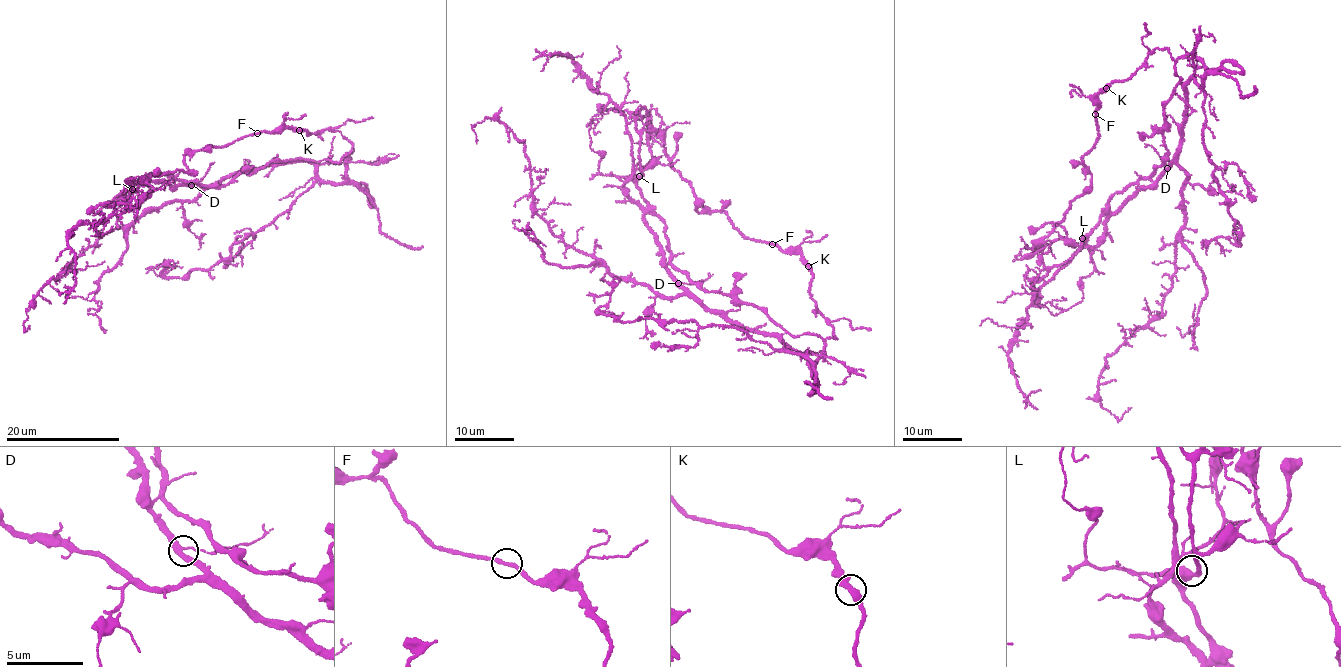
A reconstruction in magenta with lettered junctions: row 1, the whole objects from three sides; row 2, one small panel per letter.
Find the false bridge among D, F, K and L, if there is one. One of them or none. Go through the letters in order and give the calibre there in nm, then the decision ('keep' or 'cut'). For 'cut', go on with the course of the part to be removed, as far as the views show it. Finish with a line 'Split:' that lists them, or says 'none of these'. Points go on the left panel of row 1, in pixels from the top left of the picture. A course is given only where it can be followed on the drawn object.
D: 280 nm | keep
F: 200 nm | keep
K: 380 nm | keep
L: 480 nm | keep
Split: none of these

